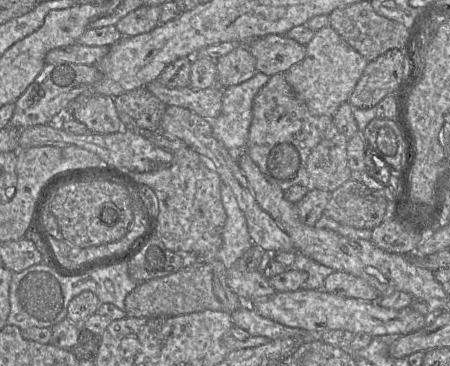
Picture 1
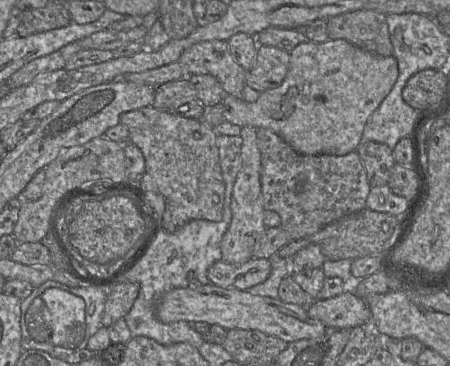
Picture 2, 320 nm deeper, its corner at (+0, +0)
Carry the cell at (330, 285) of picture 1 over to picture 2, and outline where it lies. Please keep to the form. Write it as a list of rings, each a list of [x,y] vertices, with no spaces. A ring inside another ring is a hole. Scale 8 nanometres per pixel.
[[[348,290],[333,298],[313,300],[307,309],[309,316],[322,322],[328,330],[351,330],[371,319],[366,301]]]

